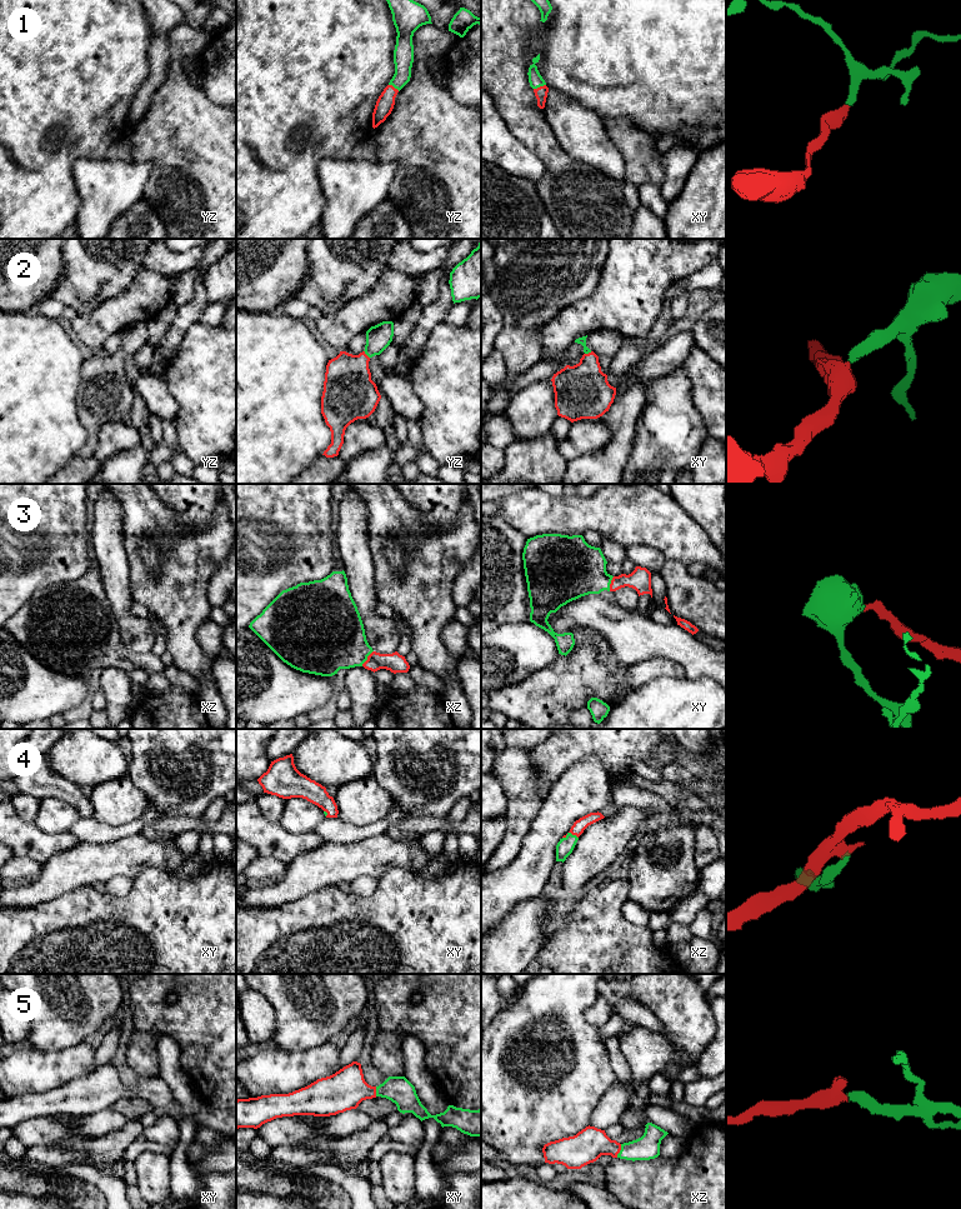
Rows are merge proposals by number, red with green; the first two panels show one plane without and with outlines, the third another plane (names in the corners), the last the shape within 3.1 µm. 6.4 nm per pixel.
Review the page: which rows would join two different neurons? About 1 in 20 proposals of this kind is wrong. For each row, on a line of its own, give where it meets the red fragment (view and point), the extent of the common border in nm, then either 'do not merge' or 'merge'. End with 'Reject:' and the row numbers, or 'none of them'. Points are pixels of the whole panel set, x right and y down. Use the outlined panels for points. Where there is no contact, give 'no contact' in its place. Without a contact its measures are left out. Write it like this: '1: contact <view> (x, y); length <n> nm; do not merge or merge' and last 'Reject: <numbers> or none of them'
1: contact xy (540, 86); length 90 nm; merge
2: contact yz (365, 354); length 70 nm; merge
3: contact xz (368, 658); length 130 nm; merge
4: contact xz (570, 832); length 100 nm; merge
5: contact xz (620, 1149); length 90 nm; merge
Reject: none of them

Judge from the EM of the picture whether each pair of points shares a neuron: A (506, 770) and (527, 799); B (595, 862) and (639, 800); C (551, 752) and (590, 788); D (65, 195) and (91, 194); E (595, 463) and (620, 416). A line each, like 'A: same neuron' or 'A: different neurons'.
A: same neuron
B: different neurons
C: different neurons
D: different neurons
E: same neuron

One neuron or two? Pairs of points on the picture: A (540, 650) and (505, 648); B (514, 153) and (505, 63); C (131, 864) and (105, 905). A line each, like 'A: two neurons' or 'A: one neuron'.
A: one neuron
B: two neurons
C: two neurons

